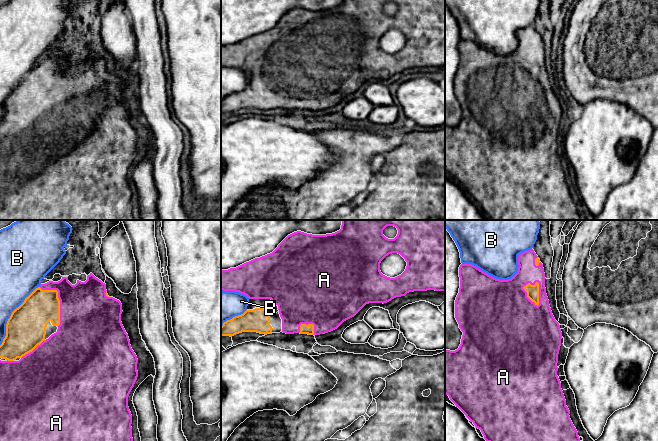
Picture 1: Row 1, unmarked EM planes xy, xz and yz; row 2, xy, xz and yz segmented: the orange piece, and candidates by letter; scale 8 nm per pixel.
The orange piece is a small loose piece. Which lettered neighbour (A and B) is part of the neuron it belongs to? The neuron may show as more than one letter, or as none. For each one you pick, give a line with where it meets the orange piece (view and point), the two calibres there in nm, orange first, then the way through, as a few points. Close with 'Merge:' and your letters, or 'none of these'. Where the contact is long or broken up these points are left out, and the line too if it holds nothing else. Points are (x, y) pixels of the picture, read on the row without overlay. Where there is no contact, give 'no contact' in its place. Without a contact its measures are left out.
A: yz (527, 70) | 100/480 nm
Merge: A

